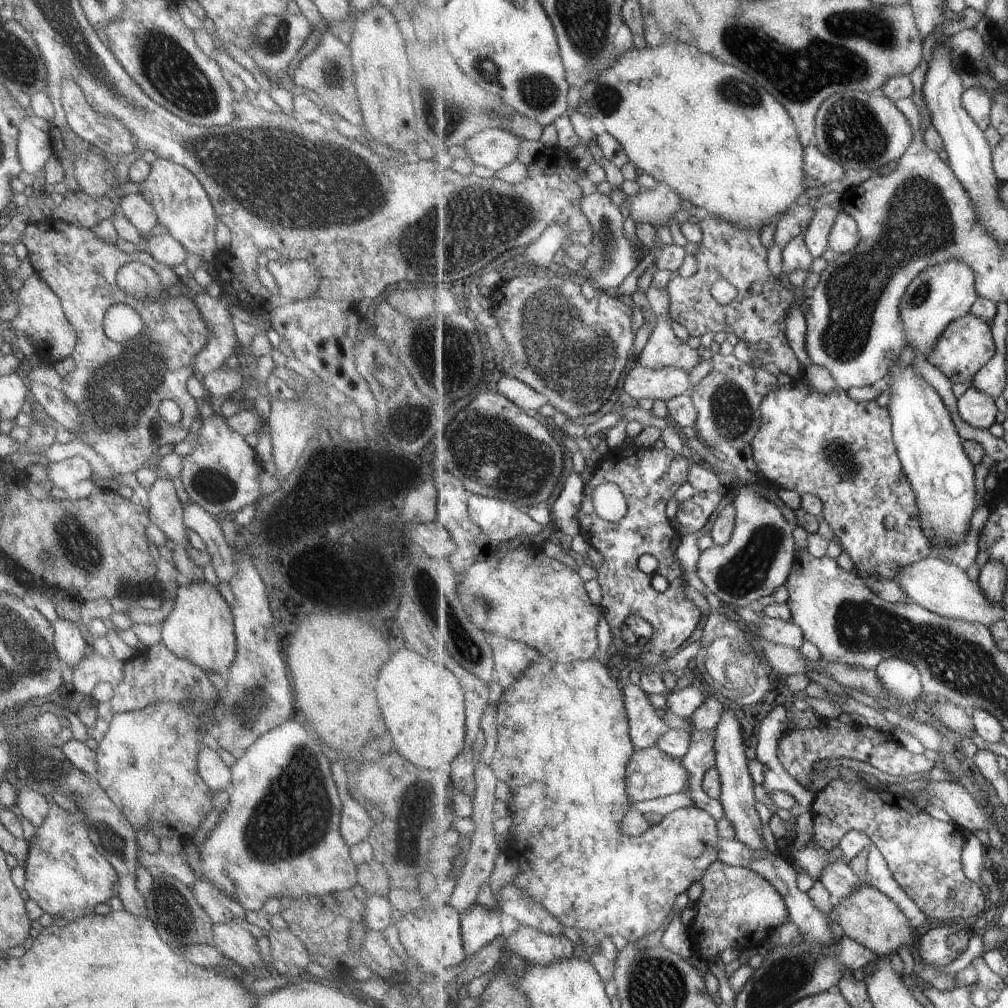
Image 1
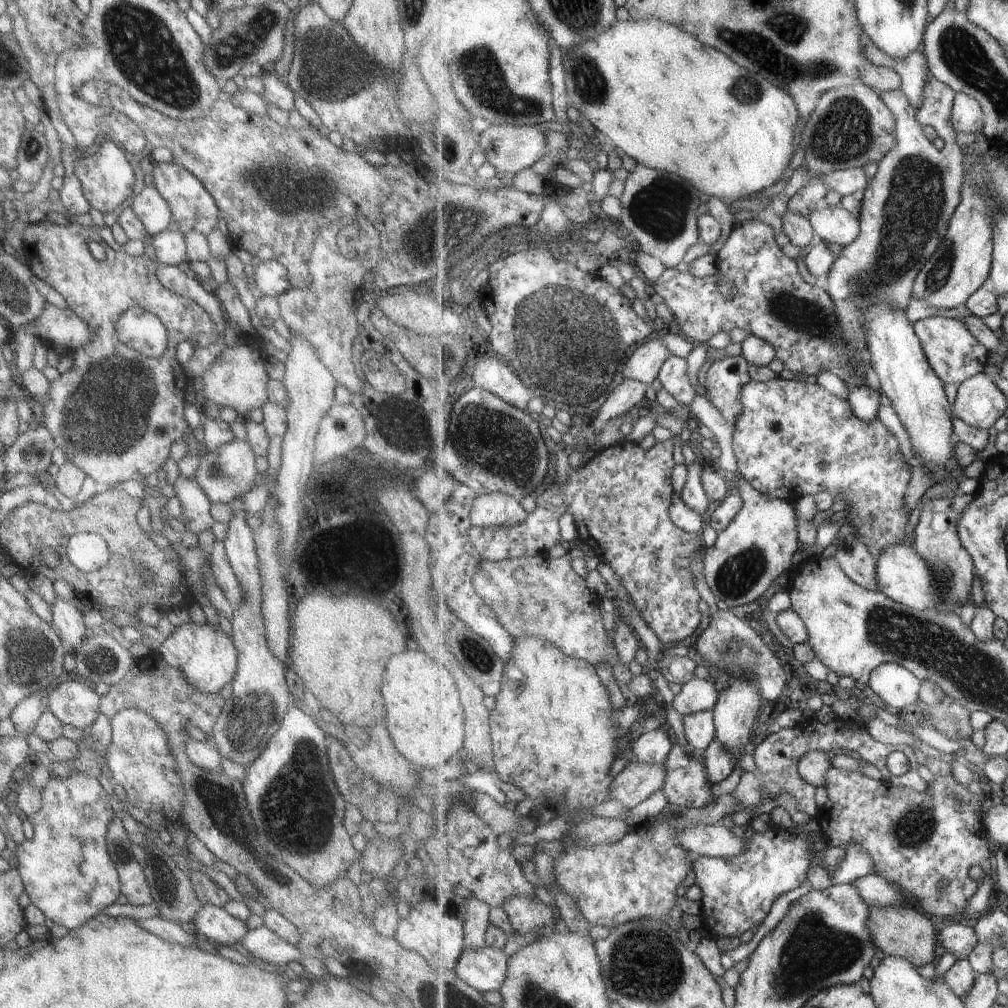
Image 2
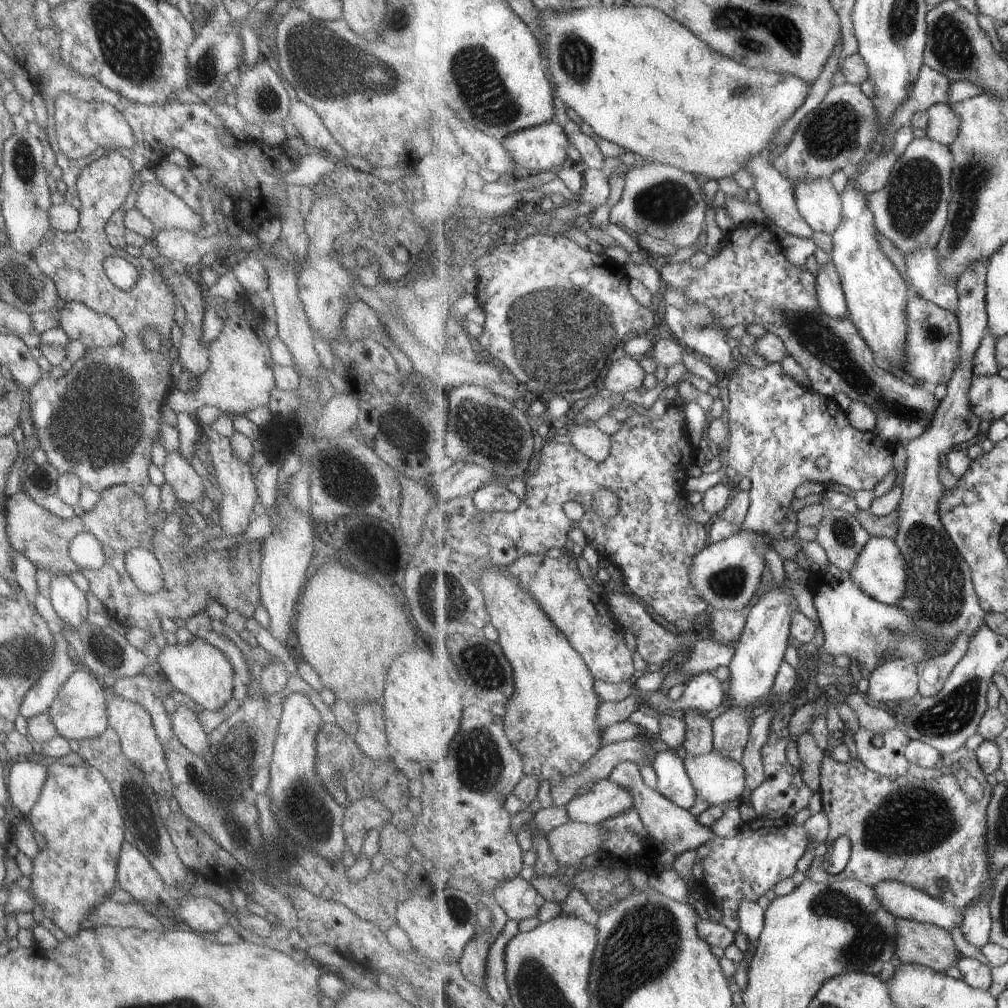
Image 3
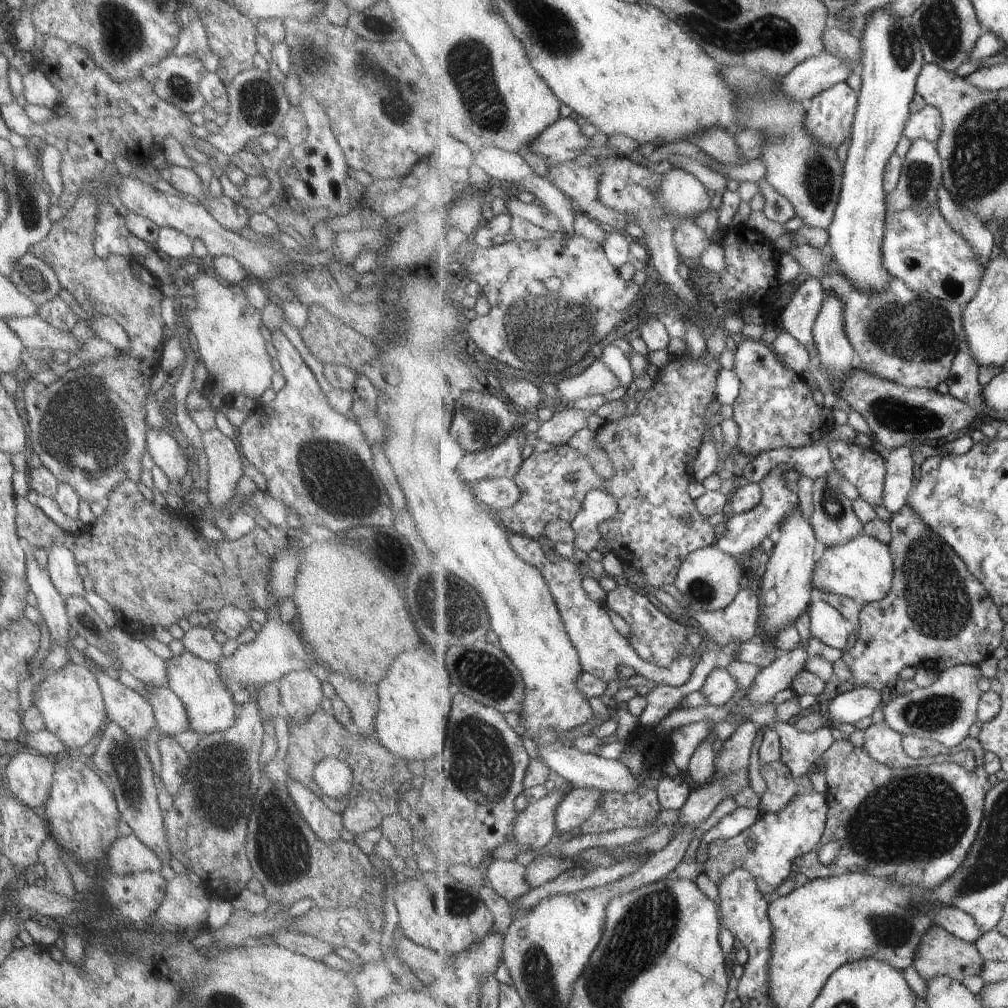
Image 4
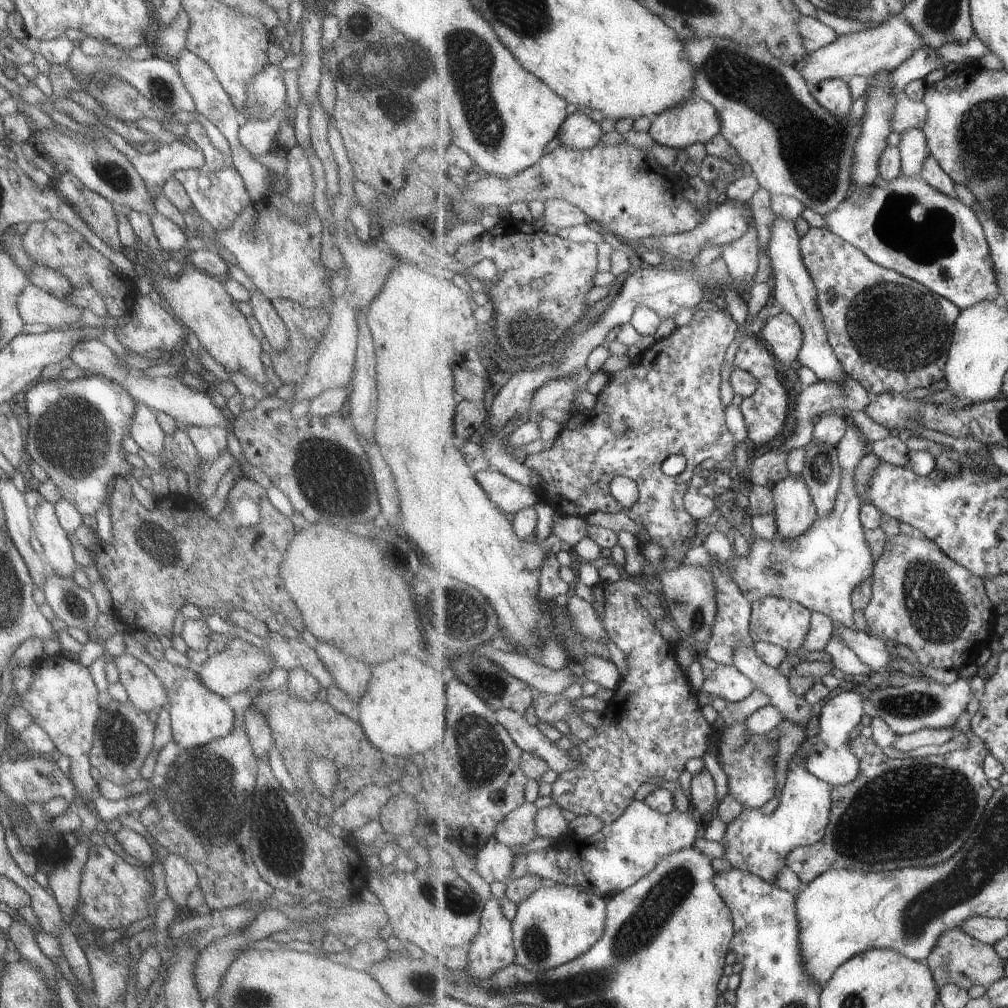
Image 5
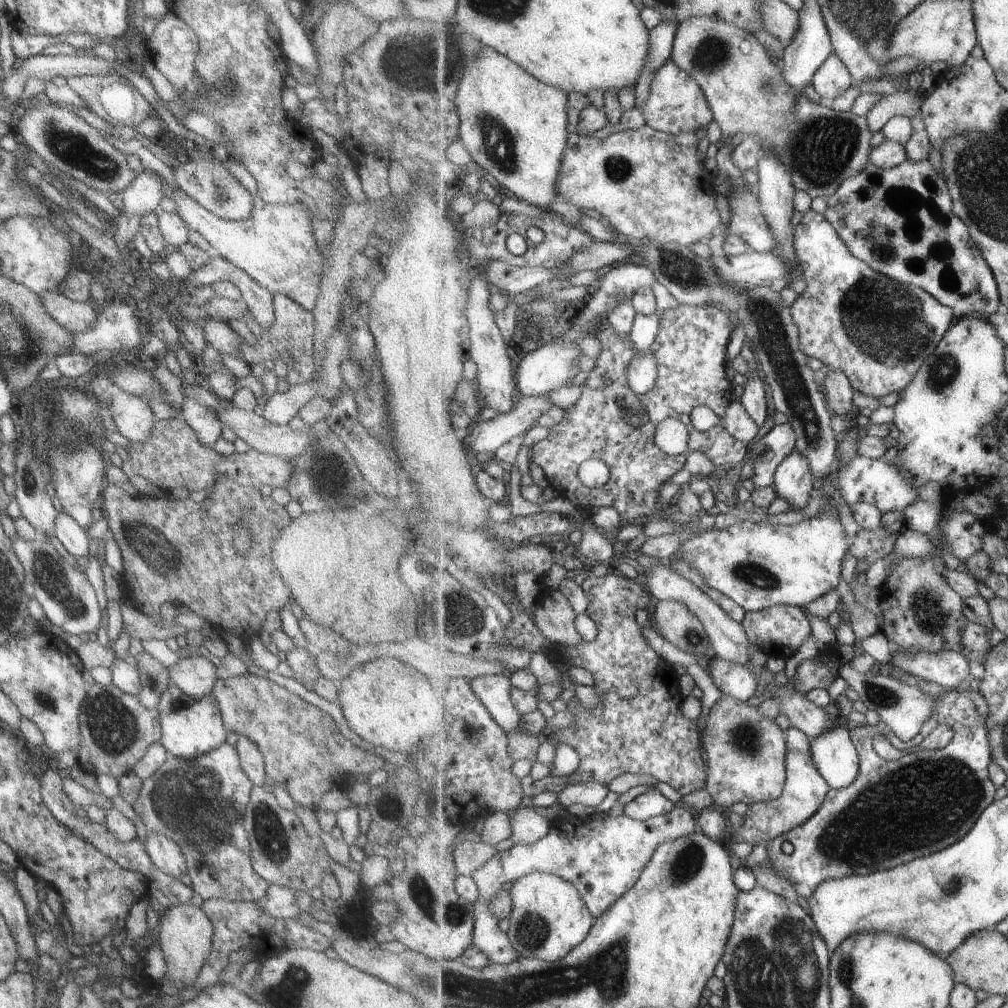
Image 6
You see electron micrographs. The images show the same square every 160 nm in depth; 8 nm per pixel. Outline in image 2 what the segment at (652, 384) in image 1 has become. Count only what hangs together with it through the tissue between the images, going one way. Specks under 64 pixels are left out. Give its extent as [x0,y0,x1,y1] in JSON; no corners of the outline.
[598,355,699,422]

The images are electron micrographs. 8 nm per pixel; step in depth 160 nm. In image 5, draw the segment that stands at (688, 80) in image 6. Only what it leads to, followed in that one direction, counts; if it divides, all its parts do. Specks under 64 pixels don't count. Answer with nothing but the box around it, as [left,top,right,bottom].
[650,92,722,149]

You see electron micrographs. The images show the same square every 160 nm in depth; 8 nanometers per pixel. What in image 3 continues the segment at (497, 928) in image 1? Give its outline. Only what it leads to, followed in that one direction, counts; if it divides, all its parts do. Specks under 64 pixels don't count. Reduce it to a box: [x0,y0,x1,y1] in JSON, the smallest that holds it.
[484,919,519,1005]

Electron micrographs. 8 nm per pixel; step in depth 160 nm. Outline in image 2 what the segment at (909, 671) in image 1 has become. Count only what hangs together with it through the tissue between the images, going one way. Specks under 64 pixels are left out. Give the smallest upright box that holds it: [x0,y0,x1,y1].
[869,663,921,709]

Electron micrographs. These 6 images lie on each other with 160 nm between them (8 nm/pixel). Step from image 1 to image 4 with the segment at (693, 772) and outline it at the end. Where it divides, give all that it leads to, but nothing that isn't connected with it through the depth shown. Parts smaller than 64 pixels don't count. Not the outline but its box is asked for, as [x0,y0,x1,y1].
[656,773,693,809]

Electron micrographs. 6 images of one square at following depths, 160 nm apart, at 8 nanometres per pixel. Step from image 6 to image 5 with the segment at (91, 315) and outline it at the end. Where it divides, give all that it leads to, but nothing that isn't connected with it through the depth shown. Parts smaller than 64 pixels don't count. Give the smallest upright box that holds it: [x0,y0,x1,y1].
[16,283,83,328]

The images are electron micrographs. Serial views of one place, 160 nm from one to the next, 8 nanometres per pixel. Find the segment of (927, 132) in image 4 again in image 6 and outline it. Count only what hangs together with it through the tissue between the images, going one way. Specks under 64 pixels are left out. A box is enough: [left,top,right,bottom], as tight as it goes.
[866,89,922,132]

